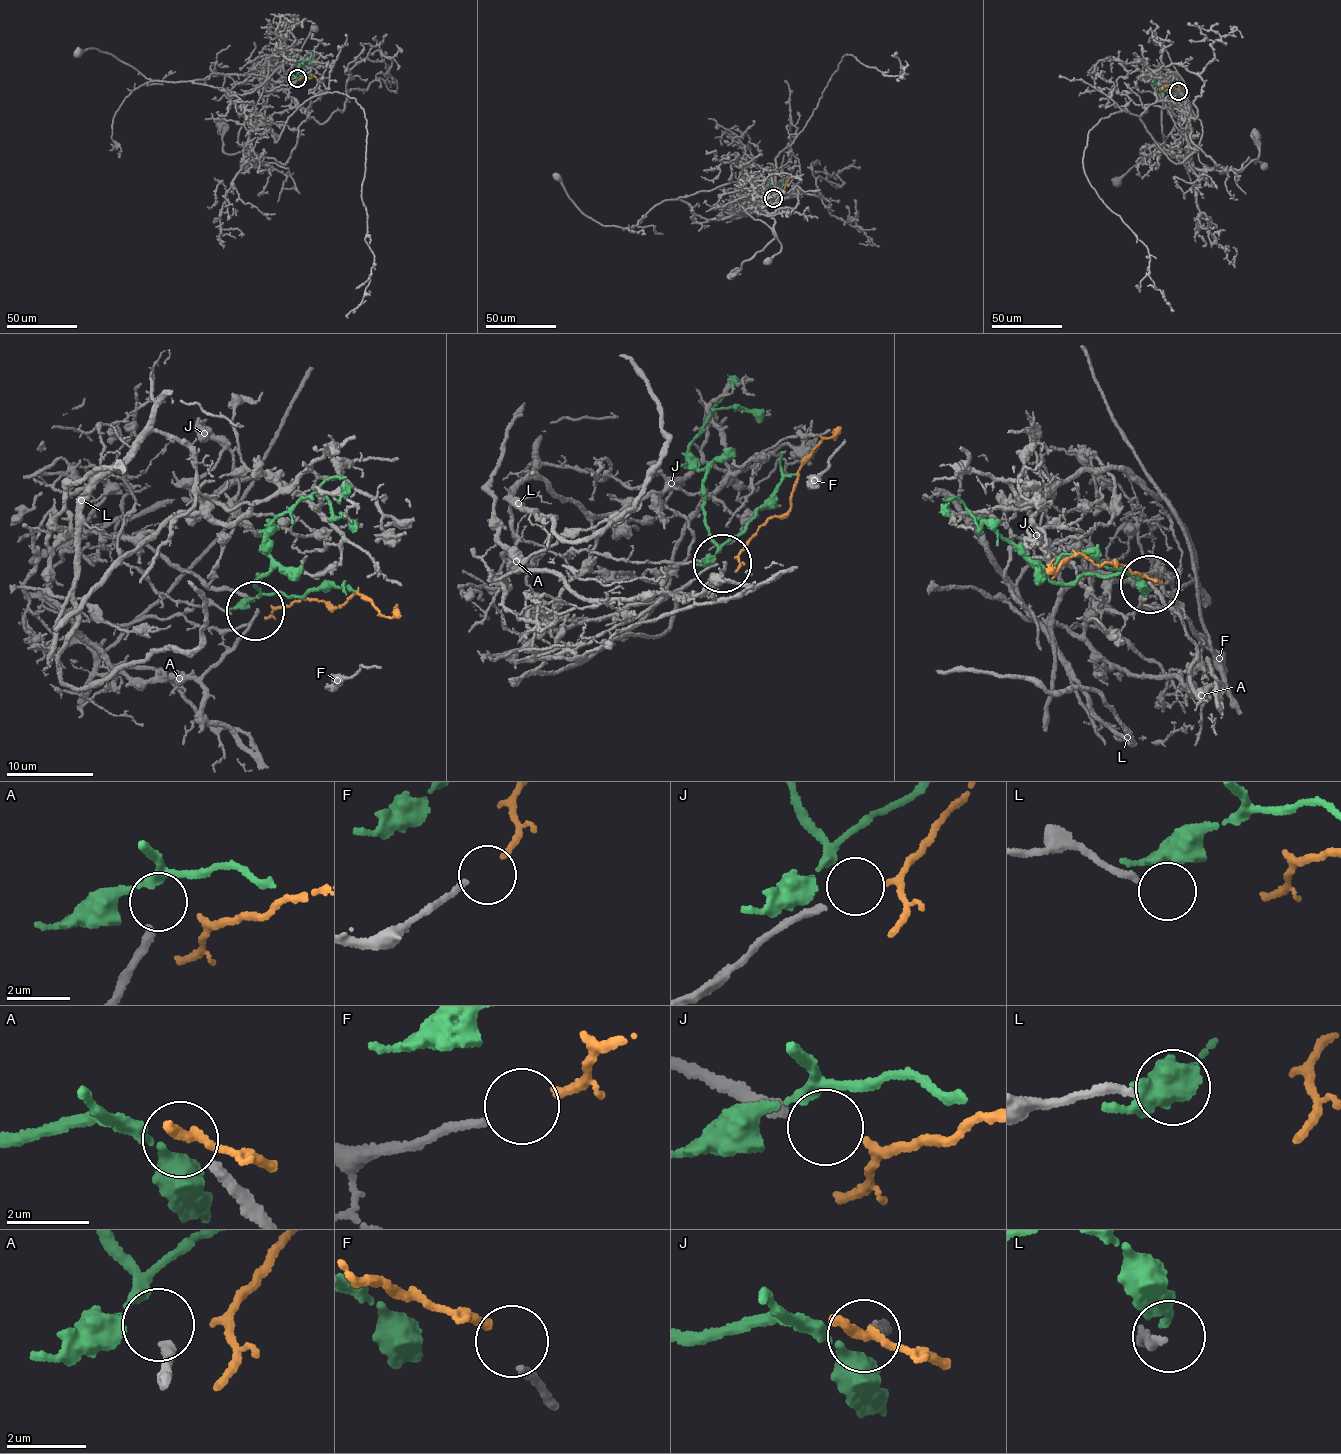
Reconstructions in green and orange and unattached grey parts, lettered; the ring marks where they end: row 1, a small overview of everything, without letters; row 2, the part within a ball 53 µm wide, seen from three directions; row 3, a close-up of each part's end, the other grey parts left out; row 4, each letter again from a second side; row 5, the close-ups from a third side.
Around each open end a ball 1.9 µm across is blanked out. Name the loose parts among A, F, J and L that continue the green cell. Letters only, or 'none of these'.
A

